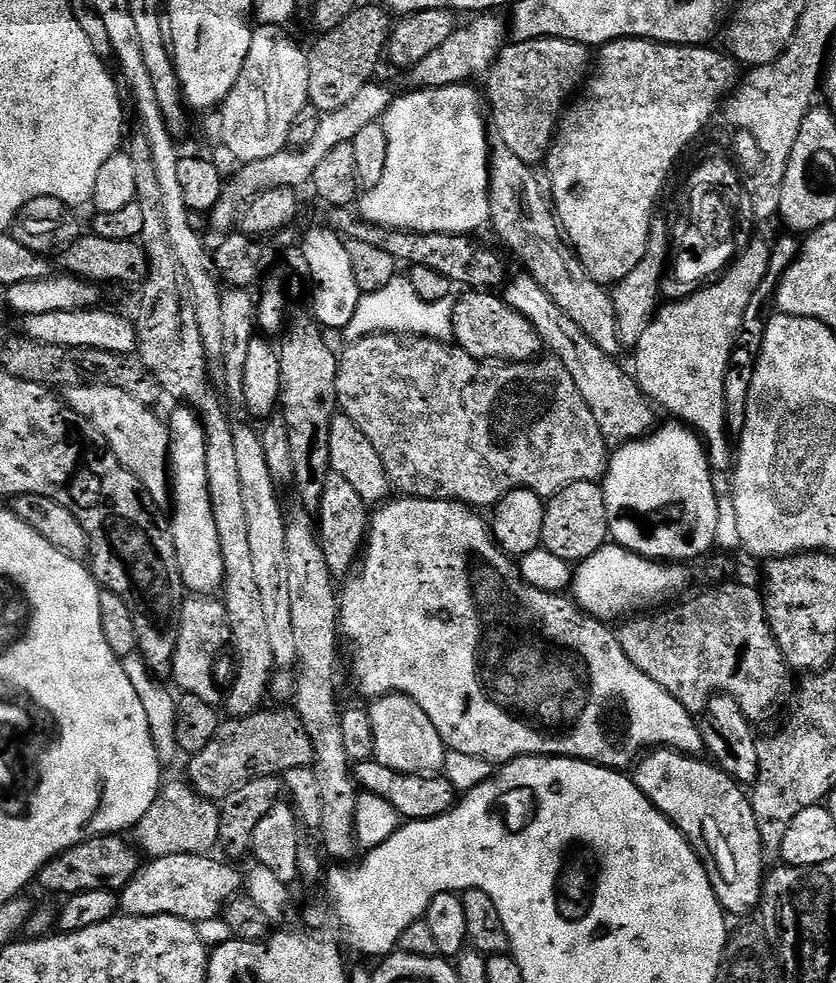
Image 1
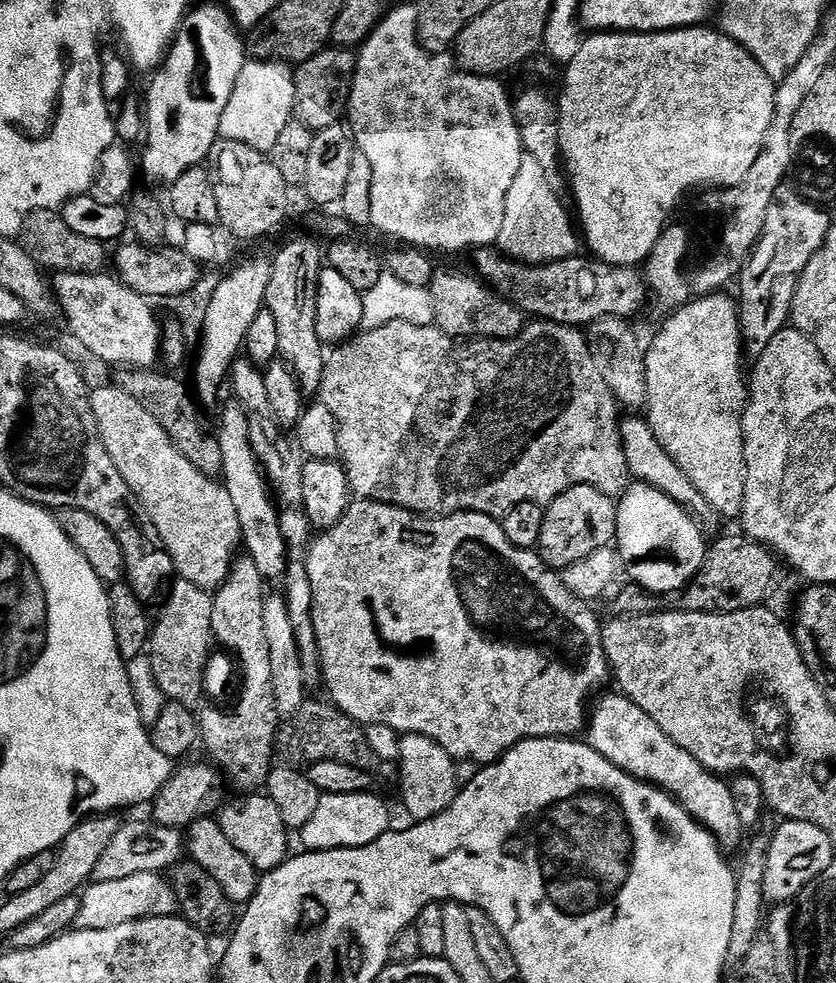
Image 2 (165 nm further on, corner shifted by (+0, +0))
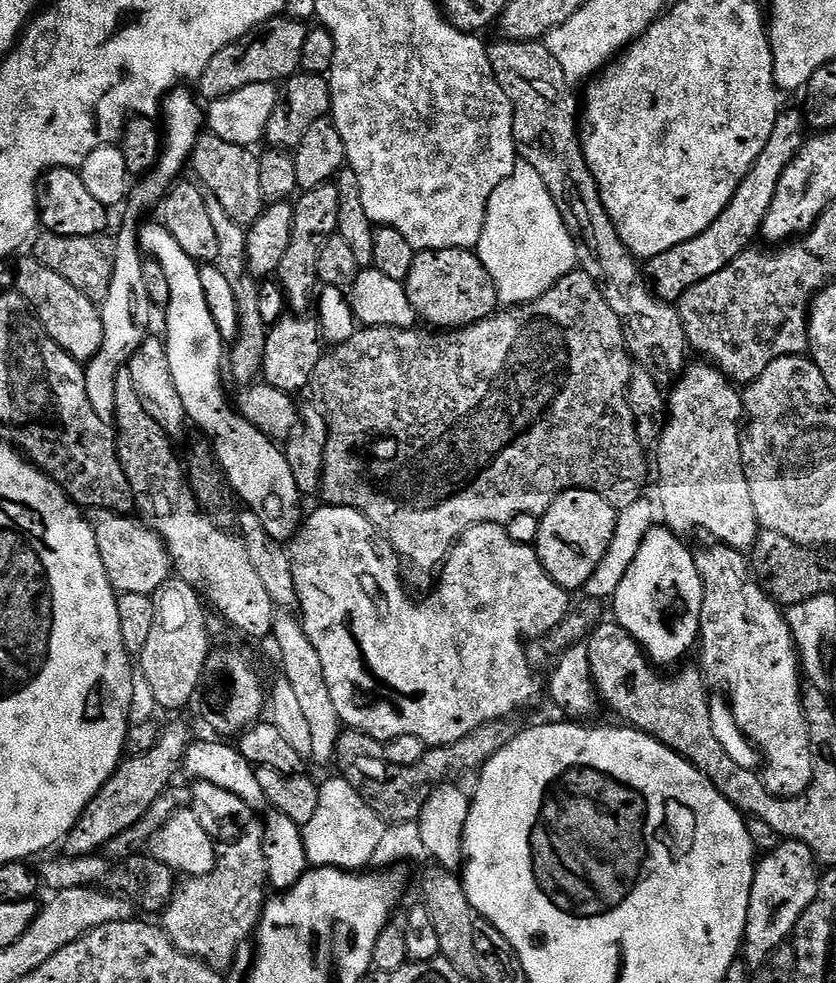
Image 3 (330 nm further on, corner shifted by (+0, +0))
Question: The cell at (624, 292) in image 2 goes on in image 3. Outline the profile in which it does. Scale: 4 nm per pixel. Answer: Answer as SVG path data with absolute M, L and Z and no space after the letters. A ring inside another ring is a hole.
M800 108L781 111L780 117L774 122L774 130L770 130L770 139L762 154L754 162L754 166L746 174L746 178L738 186L734 198L690 242L682 242L674 246L674 250L666 250L666 254L658 254L646 262L646 279L652 286L652 291L660 300L679 302L690 290L690 286L698 286L706 278L718 274L718 270L726 270L738 254L747 252L753 247L755 236L761 235L766 218L766 210L770 210L770 202L774 202L774 194L778 194L778 182L782 178L782 170L794 162L794 158L802 150L806 139L806 117ZM805 130L805 132L804 132Z

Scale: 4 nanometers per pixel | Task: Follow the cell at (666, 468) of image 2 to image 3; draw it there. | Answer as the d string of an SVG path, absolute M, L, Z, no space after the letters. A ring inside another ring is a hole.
M719 542L709 552L695 553L698 574L704 583L704 605L700 615L699 667L709 685L717 684L732 703L732 716L745 741L759 749L762 757L762 779L768 792L778 797L794 797L804 793L813 780L813 756L808 723L804 717L802 673L795 640L782 611L752 574L749 557L741 549L727 548Z

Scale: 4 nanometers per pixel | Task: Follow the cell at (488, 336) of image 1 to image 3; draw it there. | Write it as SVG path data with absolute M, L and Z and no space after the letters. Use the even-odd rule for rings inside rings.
M466 248L417 253L404 285L417 317L438 330L459 330L489 320L501 307L494 278L486 274L475 251Z

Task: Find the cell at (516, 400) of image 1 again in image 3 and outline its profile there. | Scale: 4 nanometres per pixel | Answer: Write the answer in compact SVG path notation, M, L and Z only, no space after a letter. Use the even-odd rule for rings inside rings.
M574 270L537 300L505 307L496 311L489 320L469 324L467 328L452 330L447 334L434 334L438 336L427 336L420 331L411 328L361 327L349 341L323 353L310 385L310 392L316 395L315 403L322 409L324 421L328 424L324 477L320 487L323 503L353 508L364 515L392 543L401 561L413 568L414 583L431 585L433 573L447 560L448 553L456 545L456 539L475 524L504 526L509 523L507 520L515 516L539 518L546 510L550 510L556 496L571 488L594 490L618 510L638 502L645 495L650 464L644 461L646 448L636 433L634 414L628 401L634 361L628 353L618 314L610 310L610 302L606 302L602 290L594 278L590 278L590 274Z

